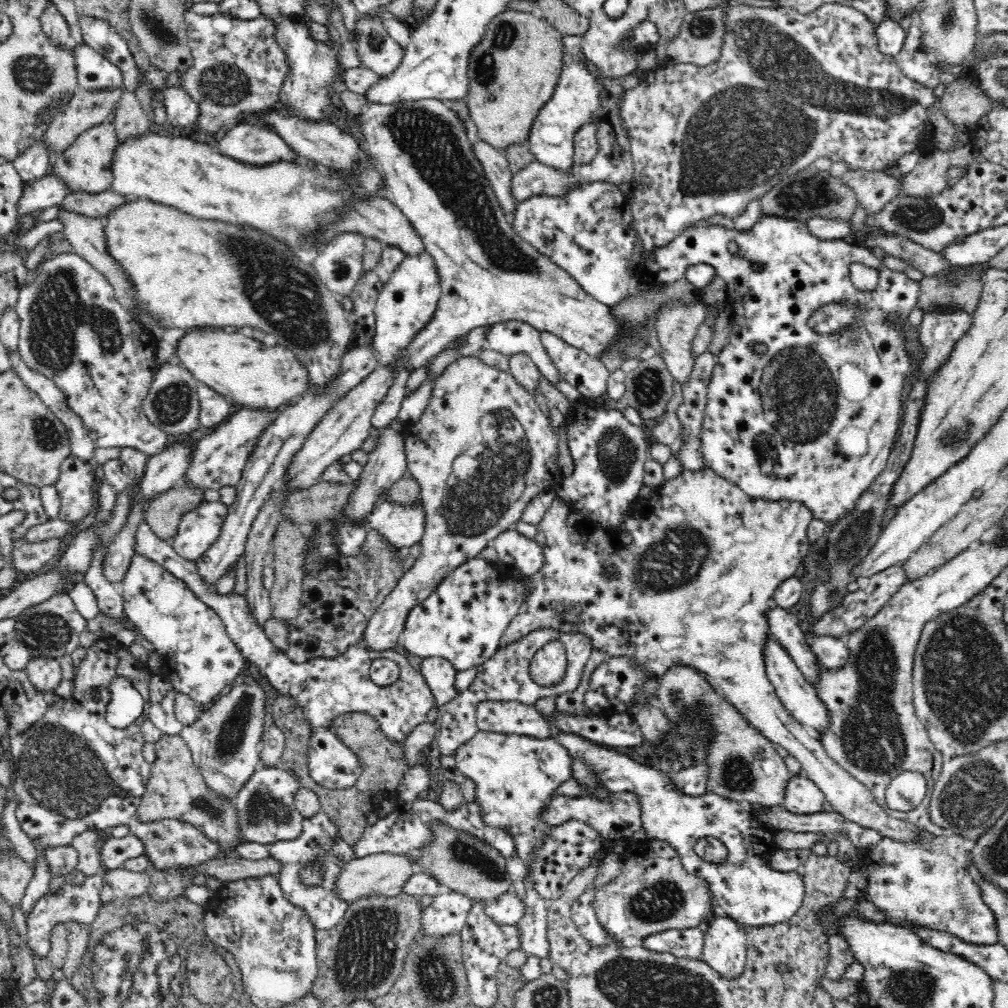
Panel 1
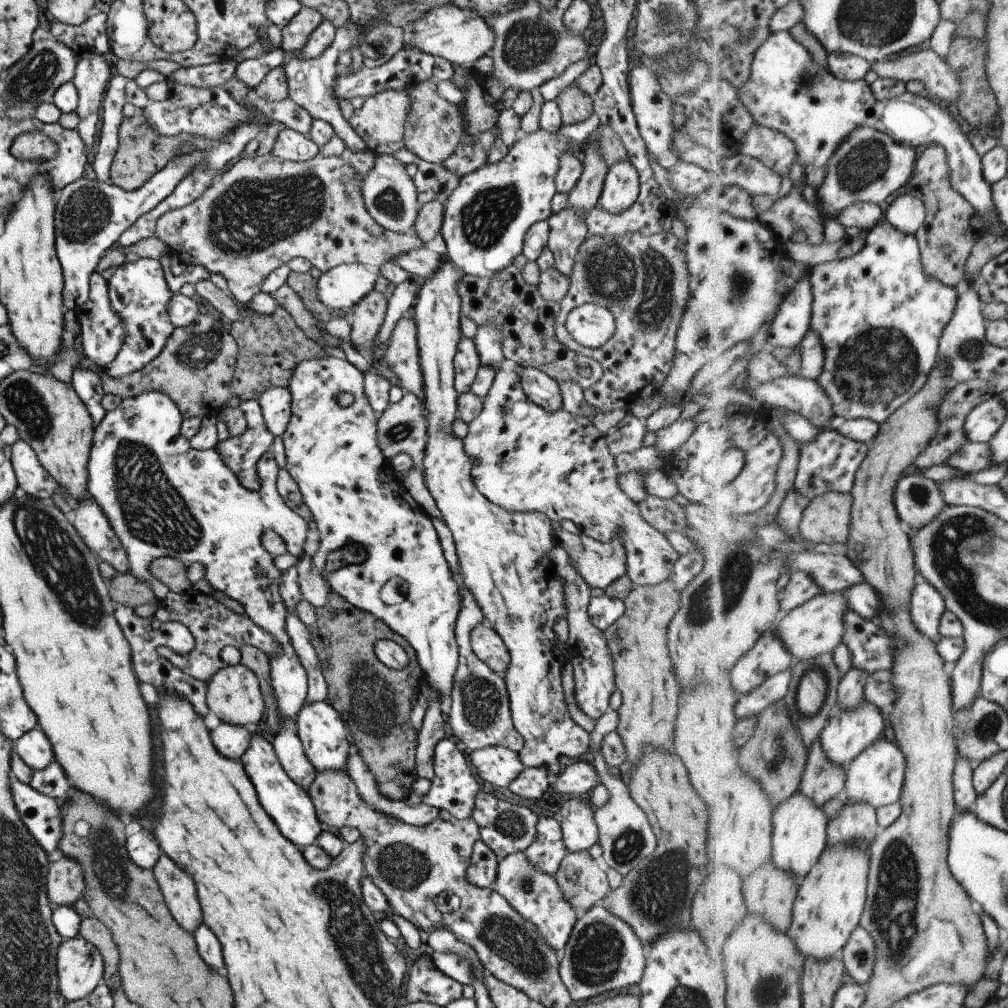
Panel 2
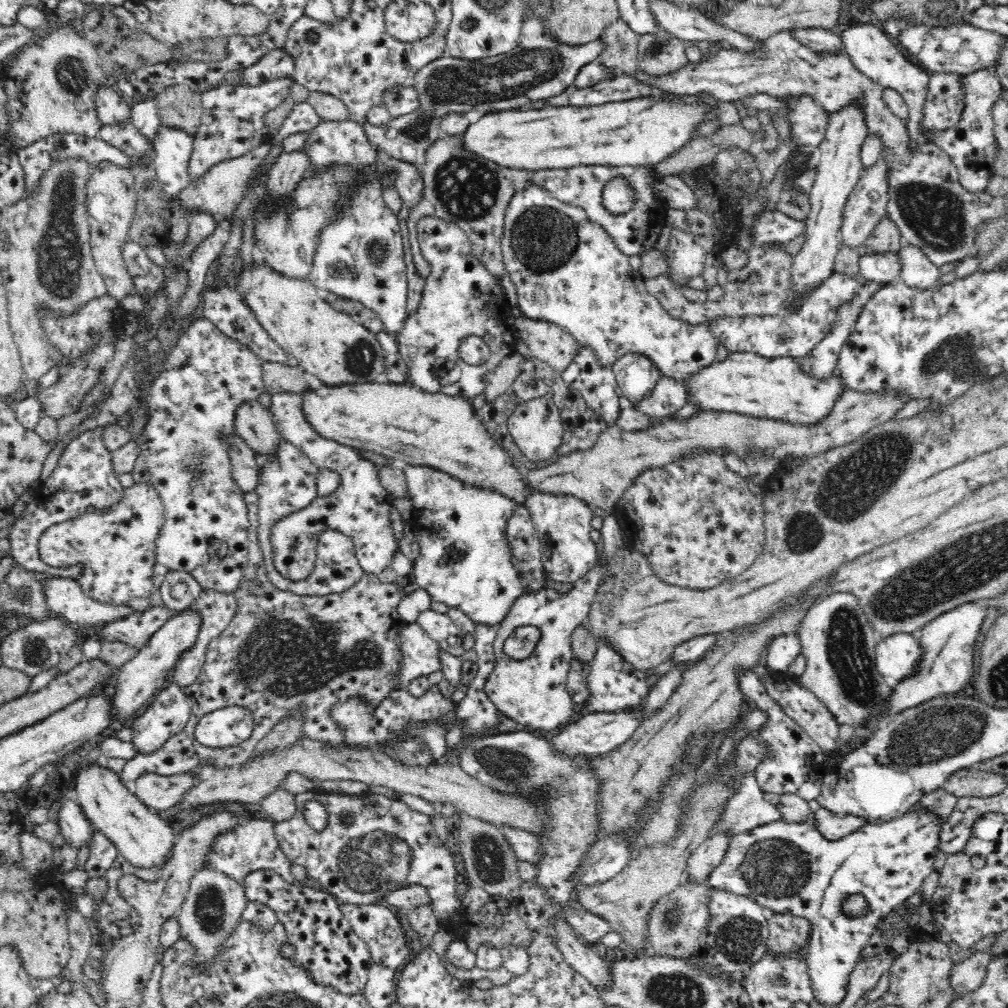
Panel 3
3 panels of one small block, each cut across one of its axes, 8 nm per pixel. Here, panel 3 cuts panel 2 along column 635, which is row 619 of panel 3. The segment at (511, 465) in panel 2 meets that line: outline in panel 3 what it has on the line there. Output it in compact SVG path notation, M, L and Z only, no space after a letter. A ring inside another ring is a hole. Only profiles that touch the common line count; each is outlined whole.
M597 565L573 583L568 592L545 588L528 596L522 595L516 598L503 622L497 624L498 634L493 646L495 665L487 678L485 693L498 708L498 713L522 726L525 732L549 737L559 732L561 726L572 718L575 703L566 685L574 658L572 634L578 626L586 624L603 576L603 571ZM520 626L535 626L541 632L535 651L523 660L511 658L504 652L504 642Z

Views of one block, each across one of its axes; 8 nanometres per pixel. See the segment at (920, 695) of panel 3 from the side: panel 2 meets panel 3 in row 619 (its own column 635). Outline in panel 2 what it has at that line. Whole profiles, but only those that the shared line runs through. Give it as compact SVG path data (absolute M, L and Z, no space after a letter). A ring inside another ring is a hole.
M593 906L578 913L563 948L562 959L558 961L559 978L573 1002L611 990L636 988L643 972L644 956L643 944L629 924L615 918L605 908Z

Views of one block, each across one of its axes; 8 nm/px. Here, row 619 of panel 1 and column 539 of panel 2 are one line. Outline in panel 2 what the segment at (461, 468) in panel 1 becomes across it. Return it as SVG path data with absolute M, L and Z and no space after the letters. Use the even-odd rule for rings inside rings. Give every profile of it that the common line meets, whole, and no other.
M515 366L519 376L519 384L525 396L545 410L553 414L561 406L561 397L558 383L553 378L543 374L543 371L527 366Z

